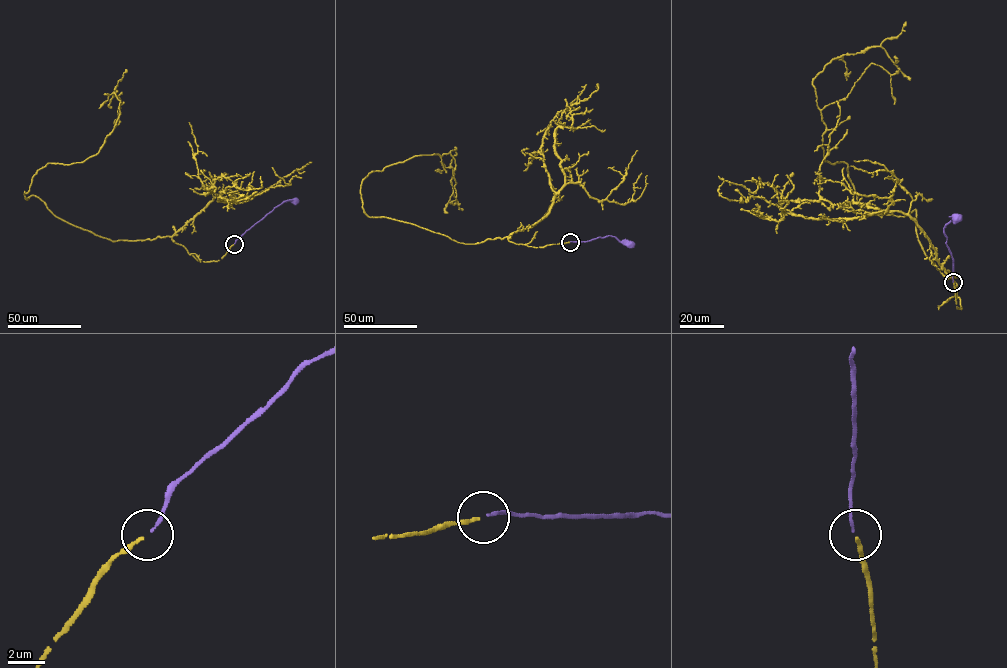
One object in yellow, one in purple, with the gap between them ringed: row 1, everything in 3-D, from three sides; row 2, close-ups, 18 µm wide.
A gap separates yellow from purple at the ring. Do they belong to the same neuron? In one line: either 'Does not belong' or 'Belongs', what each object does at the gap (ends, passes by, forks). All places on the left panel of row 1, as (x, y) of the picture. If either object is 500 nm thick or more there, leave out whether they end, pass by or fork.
Belongs. At the ring yellow ends. At the ring purple ends

